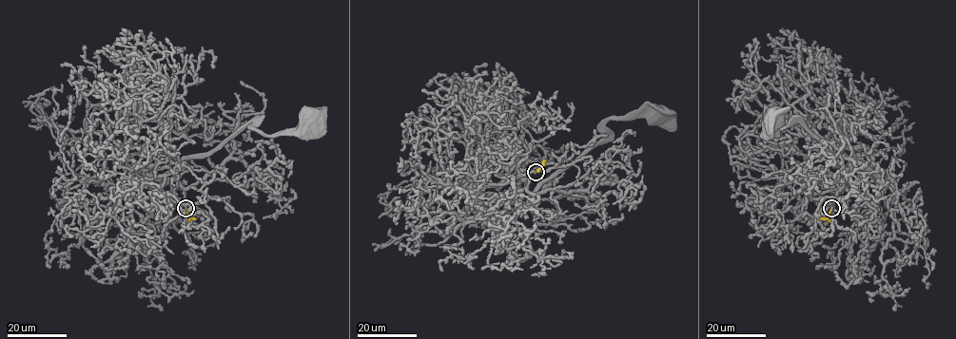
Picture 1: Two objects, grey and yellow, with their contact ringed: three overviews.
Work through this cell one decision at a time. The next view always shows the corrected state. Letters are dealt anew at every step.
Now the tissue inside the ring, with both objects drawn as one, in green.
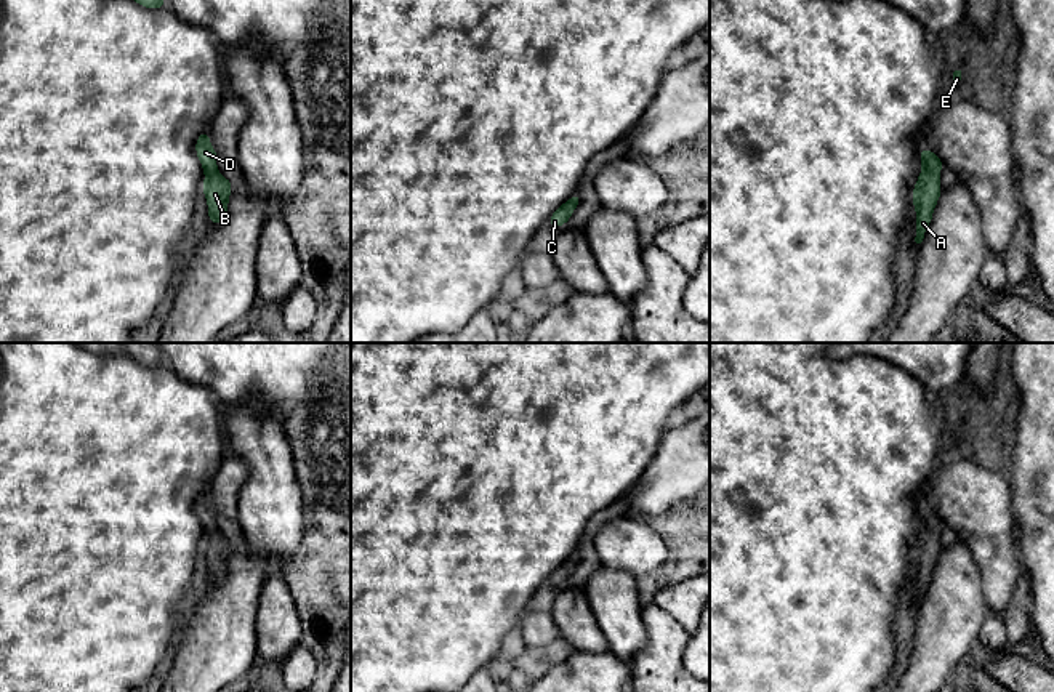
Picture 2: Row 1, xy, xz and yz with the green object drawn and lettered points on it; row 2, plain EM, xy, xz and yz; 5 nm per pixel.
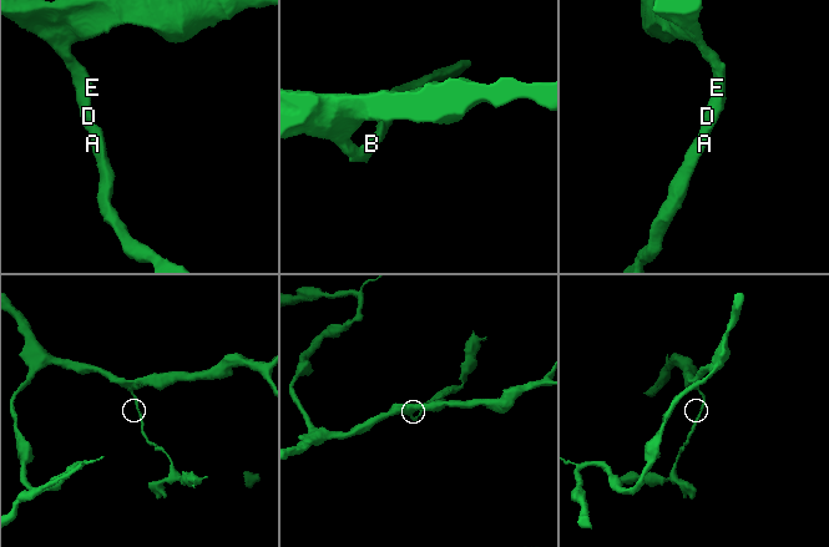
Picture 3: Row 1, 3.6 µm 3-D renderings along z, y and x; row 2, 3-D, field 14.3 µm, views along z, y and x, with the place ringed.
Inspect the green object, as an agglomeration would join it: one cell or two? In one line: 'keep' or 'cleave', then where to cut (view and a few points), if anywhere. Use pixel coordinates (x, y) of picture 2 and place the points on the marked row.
keep; no cut

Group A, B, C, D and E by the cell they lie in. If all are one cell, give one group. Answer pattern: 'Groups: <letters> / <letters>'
Groups: A B C D E

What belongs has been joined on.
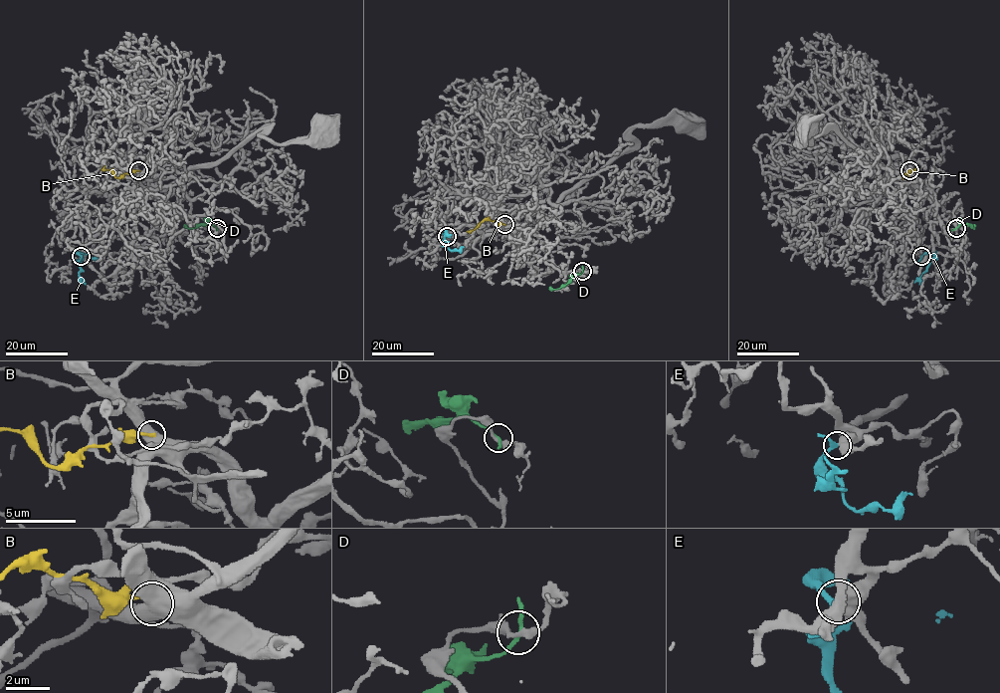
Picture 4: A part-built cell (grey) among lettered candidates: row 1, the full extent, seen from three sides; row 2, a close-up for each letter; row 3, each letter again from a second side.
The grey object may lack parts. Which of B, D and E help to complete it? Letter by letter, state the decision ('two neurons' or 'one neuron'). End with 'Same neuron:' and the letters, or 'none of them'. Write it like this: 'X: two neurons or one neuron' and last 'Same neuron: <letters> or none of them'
B: two neurons
D: two neurons
E: one neuron
Same neuron: E

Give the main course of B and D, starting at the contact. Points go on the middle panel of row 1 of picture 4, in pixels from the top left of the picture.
B: (504, 225), (486, 219), (471, 232)
D: (582, 271), (557, 289), (549, 288)

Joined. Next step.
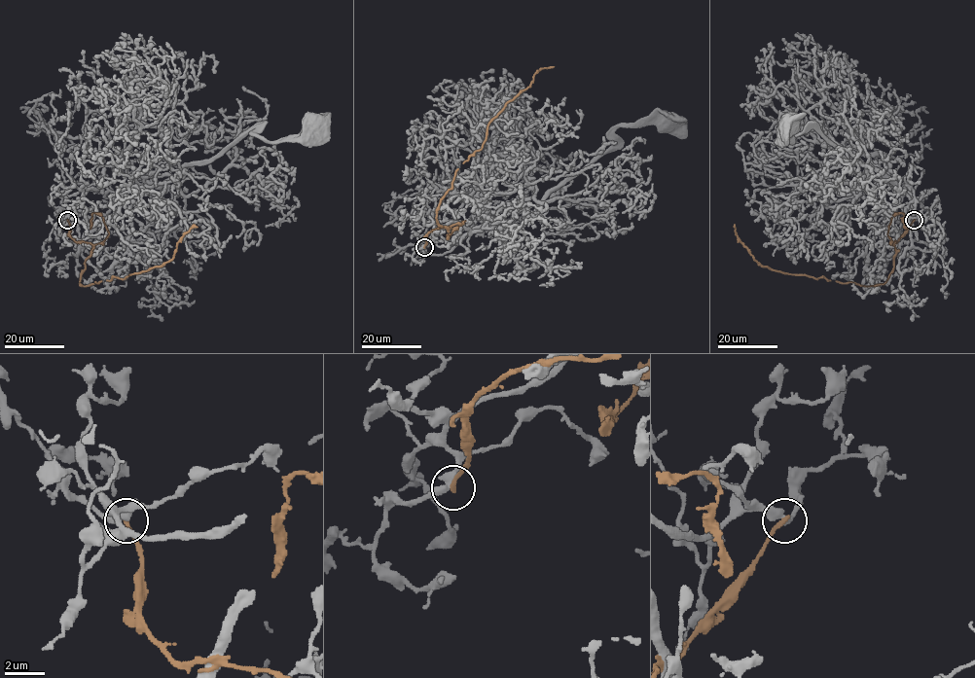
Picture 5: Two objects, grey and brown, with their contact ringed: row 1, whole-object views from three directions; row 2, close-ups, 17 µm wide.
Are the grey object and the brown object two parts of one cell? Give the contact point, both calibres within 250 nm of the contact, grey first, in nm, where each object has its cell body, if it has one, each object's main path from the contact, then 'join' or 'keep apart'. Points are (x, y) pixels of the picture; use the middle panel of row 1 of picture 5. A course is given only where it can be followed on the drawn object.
at (424, 247); 420 nm thick on the grey side, 220 nm on the other; cell body of grey at (669, 120); no cell body on brown; grey runs (424, 247), (448, 222), (471, 232), (489, 218), (518, 230), (610, 147), (618, 126), (668, 121); brown runs (424, 247), (432, 230), (448, 229), (437, 222), (440, 199), (482, 147), (487, 124), (538, 70), (554, 66); keep apart

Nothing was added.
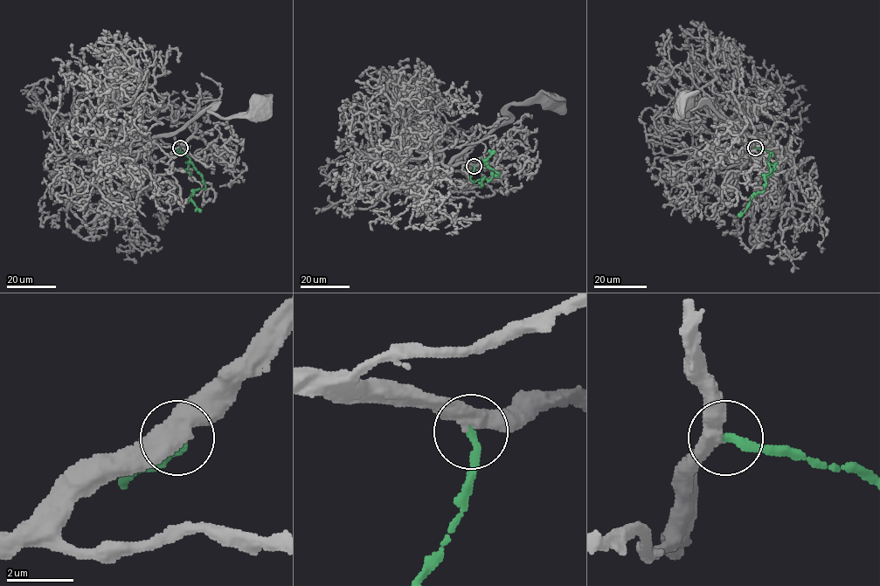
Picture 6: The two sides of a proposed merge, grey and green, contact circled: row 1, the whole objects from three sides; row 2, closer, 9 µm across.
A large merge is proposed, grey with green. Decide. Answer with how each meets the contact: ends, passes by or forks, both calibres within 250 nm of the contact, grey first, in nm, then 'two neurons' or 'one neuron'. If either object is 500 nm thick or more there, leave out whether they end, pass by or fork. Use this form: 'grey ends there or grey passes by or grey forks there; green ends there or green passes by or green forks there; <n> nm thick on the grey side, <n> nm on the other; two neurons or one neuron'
500 nm thick on the grey side, 240 nm on the other; one neuron

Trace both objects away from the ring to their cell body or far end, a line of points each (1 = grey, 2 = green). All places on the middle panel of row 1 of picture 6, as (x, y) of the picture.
1: (474, 166), (447, 166), (441, 161), (414, 182), (431, 187), (456, 157), (503, 121), (510, 105), (550, 100)
2: (474, 166), (472, 181), (488, 180), (496, 175), (499, 173), (484, 162), (495, 150)

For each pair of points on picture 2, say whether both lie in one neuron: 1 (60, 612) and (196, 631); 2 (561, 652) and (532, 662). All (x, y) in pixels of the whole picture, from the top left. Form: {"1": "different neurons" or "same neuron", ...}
{"1": "different neurons", "2": "same neuron"}

